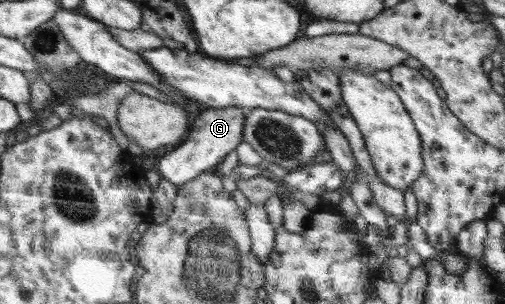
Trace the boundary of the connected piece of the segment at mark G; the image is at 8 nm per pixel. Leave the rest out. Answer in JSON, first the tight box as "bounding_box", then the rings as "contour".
{"bounding_box":[158,106,247,189],"contour":[[[237,106],[208,108],[196,115],[194,127],[191,127],[187,139],[159,161],[158,171],[161,171],[162,179],[167,179],[178,189],[181,185],[198,178],[199,173],[203,174],[203,171],[221,163],[229,151],[233,152],[237,145],[241,145],[246,119],[247,110]]]}

